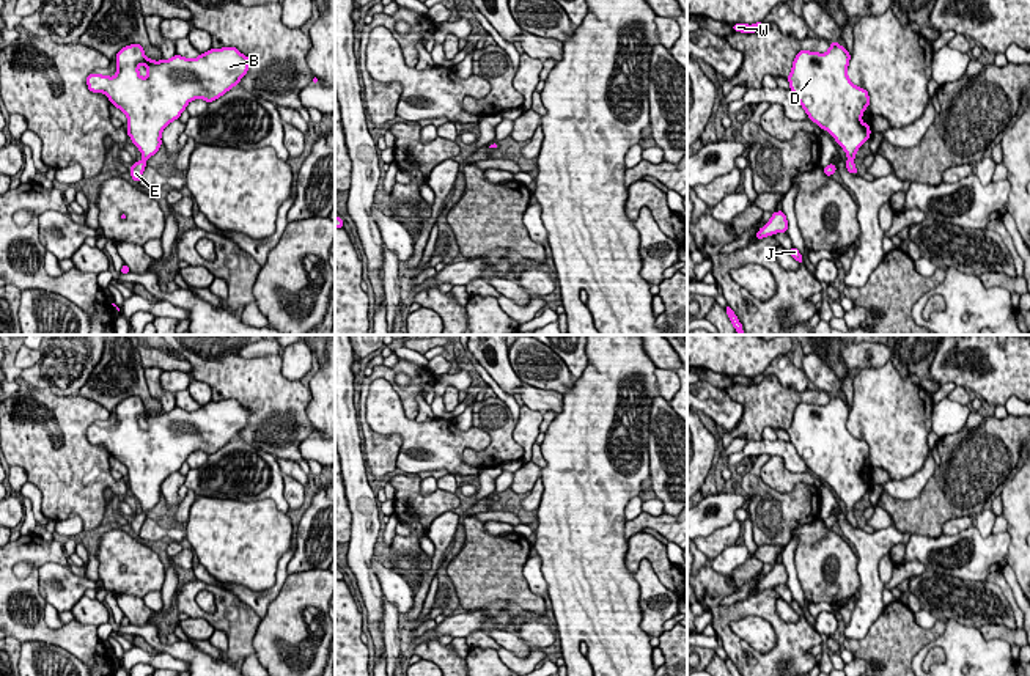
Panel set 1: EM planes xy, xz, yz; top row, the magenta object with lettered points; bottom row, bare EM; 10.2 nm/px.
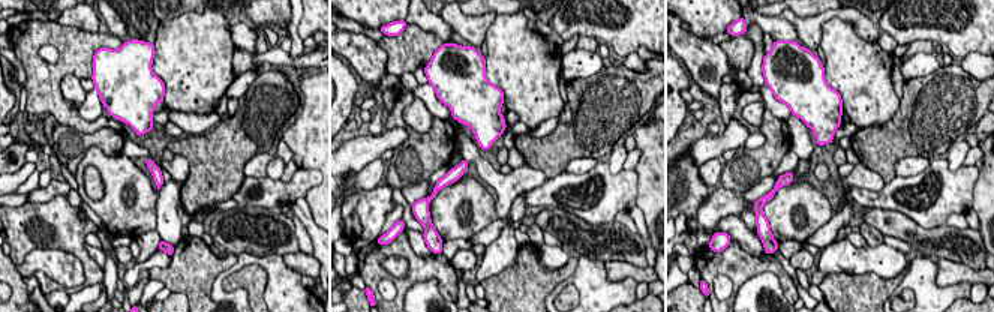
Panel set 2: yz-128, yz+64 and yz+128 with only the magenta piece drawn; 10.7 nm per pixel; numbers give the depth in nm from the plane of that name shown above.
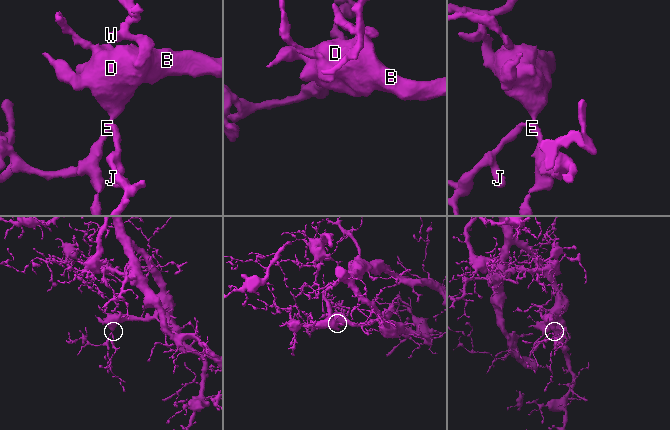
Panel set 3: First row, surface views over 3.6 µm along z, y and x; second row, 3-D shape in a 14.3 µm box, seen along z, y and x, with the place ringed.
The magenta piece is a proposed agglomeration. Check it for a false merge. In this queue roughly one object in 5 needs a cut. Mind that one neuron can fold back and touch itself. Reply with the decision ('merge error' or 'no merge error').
no merge error

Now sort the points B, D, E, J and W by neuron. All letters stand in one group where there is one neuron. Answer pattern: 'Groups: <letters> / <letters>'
Groups: B D E J W

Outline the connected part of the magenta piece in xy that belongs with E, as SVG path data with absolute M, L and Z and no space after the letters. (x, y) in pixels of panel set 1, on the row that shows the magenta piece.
M131 44L123 47L115 58L118 69L113 77L91 72L86 85L93 93L104 93L110 104L126 113L127 135L143 156L131 167L135 182L140 182L146 160L159 151L162 130L181 116L187 104L198 97L208 104L219 99L247 75L250 63L250 58L236 47L211 49L193 60L176 53L170 60L154 61L145 55L140 44Z

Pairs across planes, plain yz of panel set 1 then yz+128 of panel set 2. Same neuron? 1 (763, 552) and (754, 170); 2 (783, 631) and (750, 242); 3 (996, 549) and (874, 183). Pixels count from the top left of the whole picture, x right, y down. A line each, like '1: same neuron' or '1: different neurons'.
1: different neurons
2: different neurons
3: different neurons

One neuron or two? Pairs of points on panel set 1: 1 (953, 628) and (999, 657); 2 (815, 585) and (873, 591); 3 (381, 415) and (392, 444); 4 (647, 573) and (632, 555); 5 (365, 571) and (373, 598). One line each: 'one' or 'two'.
1: one
2: two
3: two
4: two
5: one

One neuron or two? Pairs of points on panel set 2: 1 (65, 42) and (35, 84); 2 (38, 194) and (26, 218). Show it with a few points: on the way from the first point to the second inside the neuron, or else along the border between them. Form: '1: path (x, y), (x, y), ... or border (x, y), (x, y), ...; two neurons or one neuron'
1: path (65, 54), (65, 60), (47, 77); one neuron
2: border (66, 195), (54, 195), (45, 201), (29, 203); two neurons

